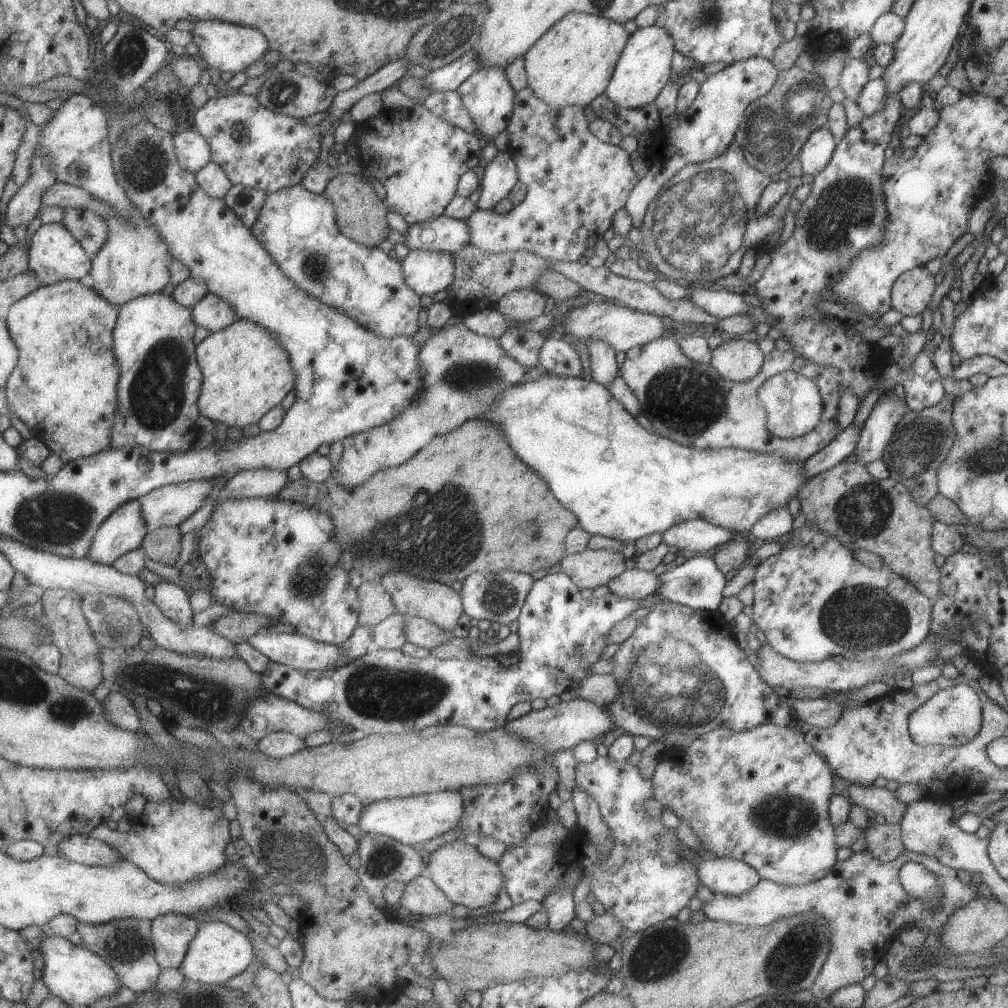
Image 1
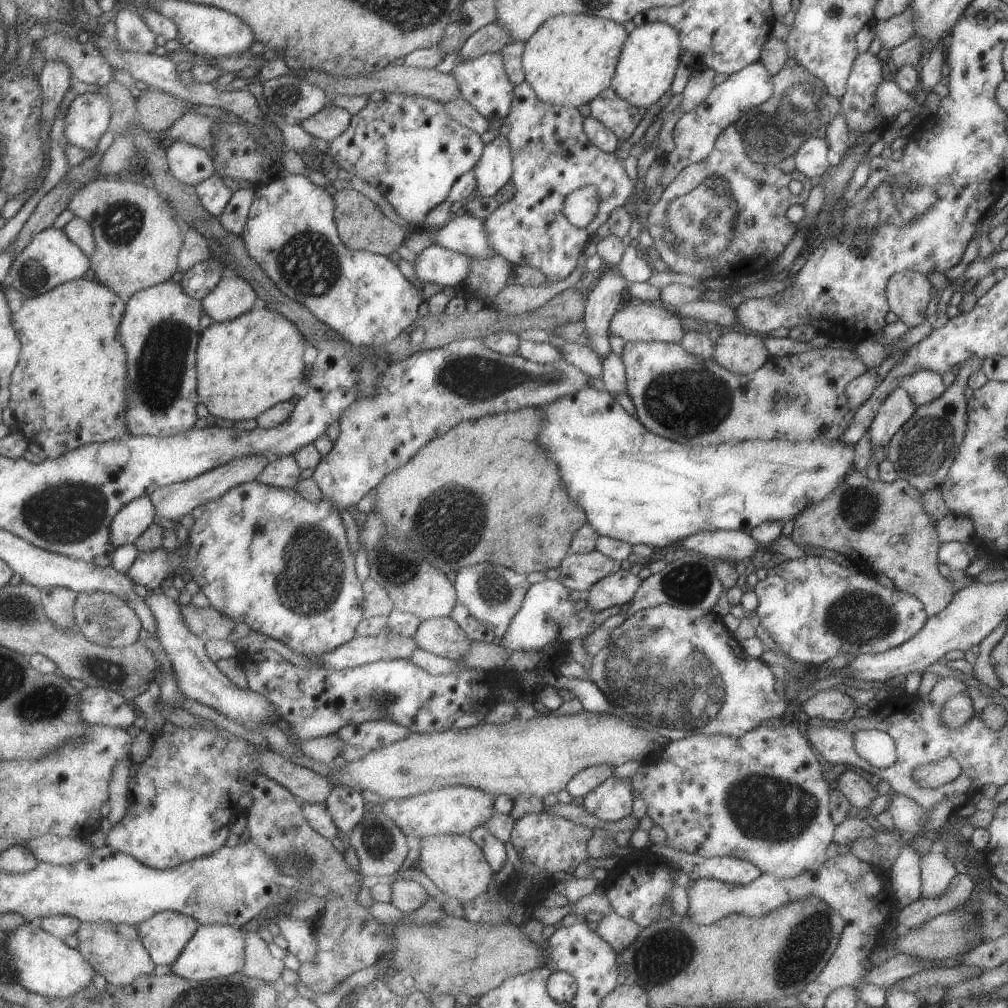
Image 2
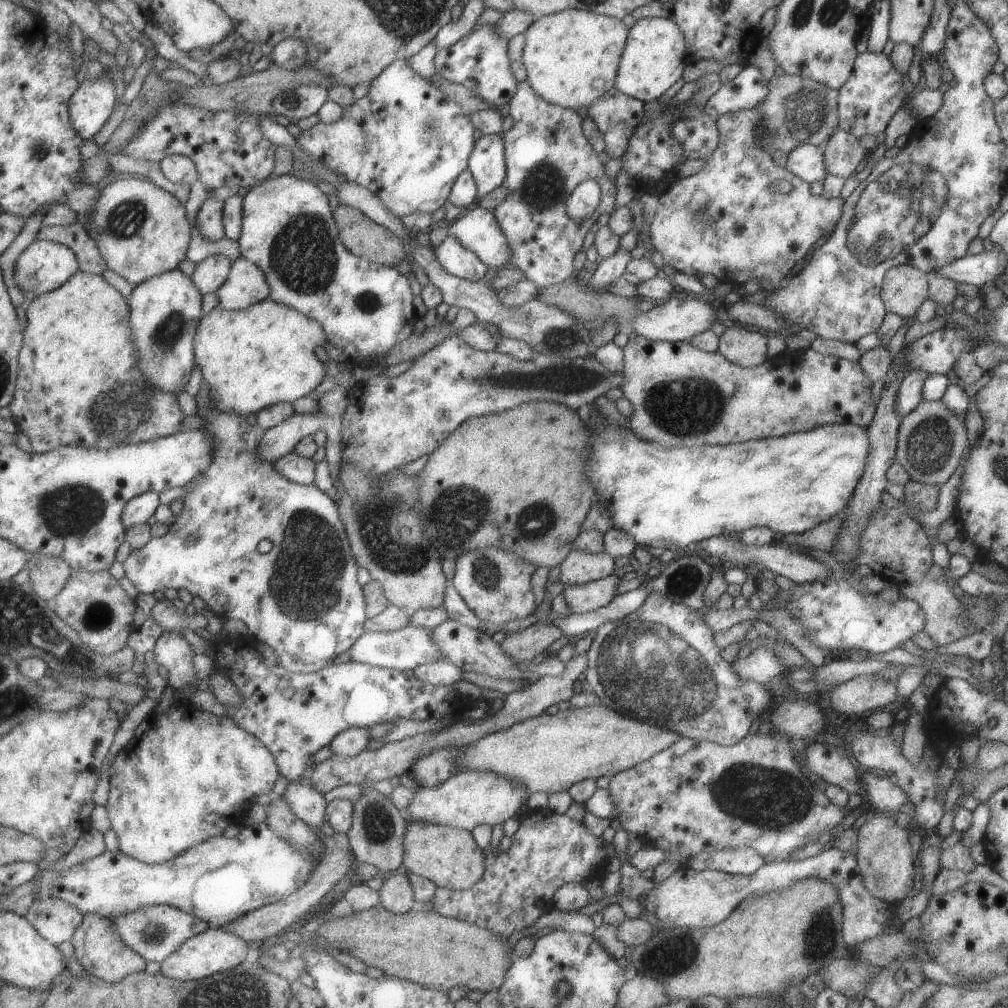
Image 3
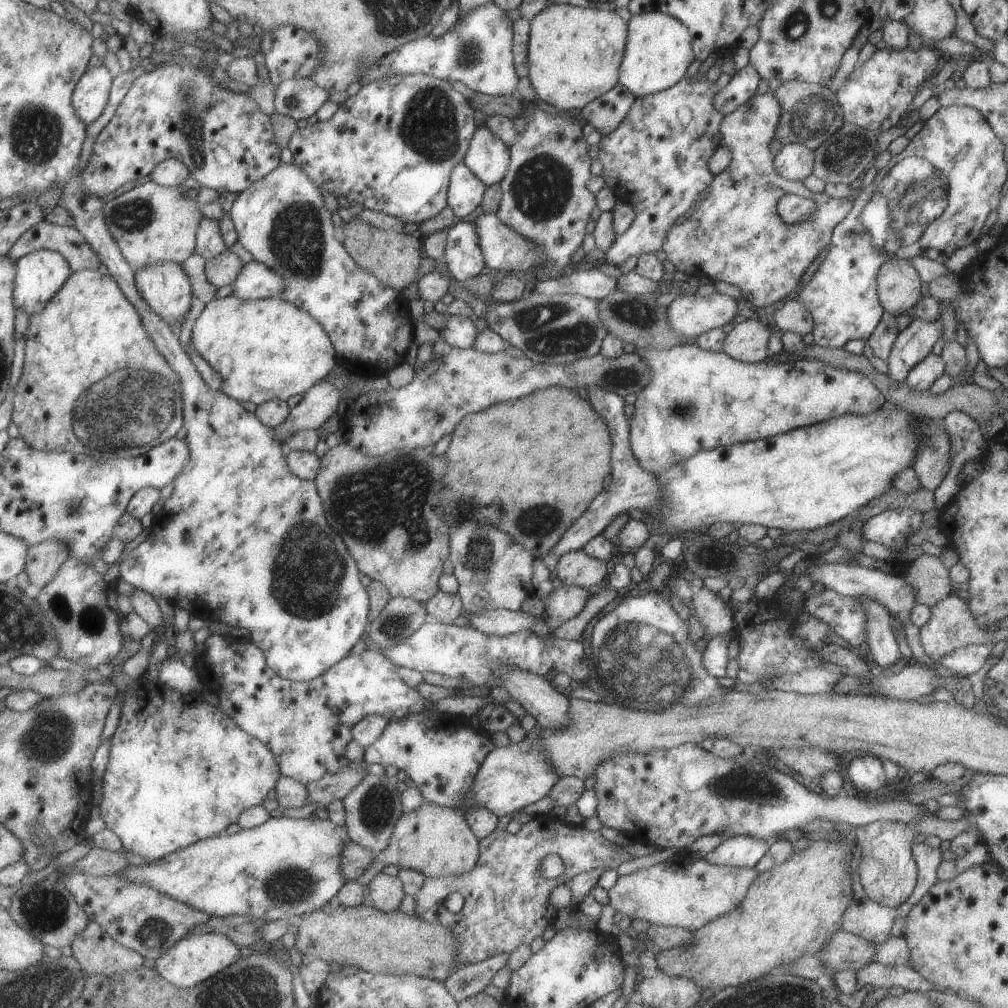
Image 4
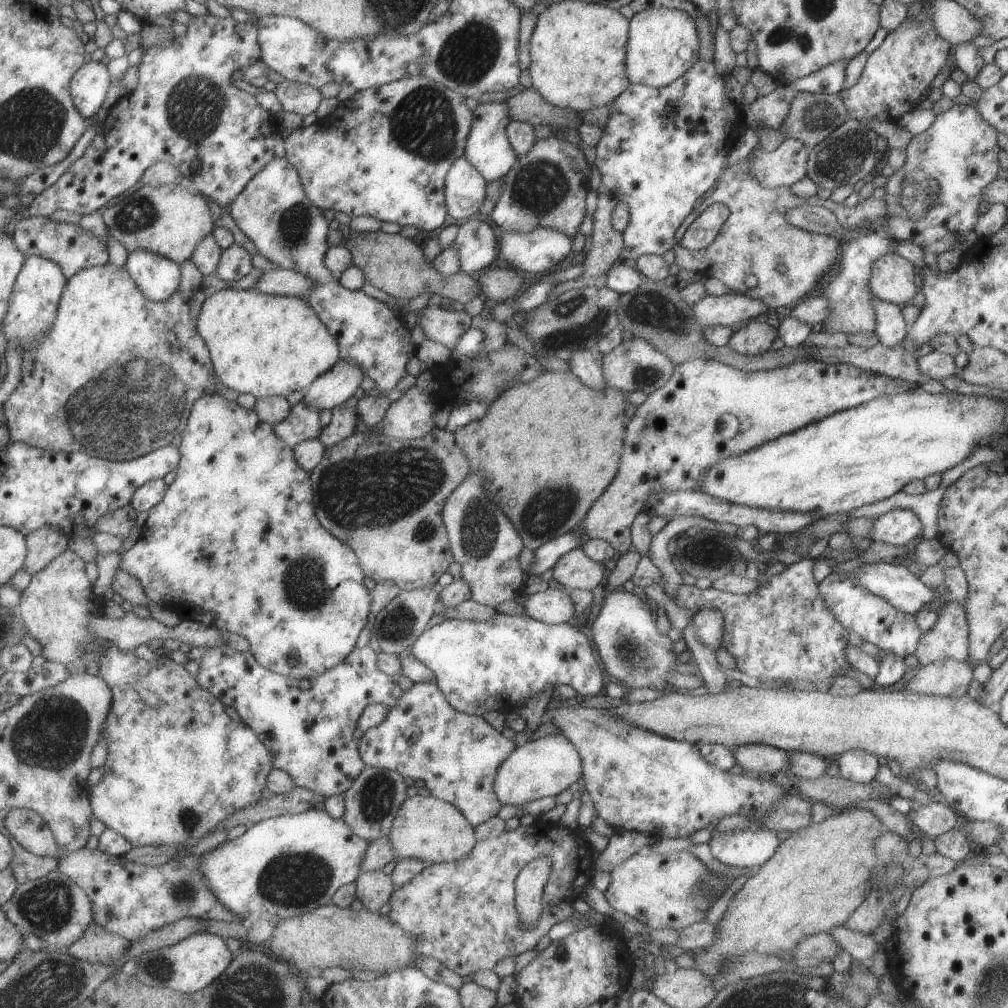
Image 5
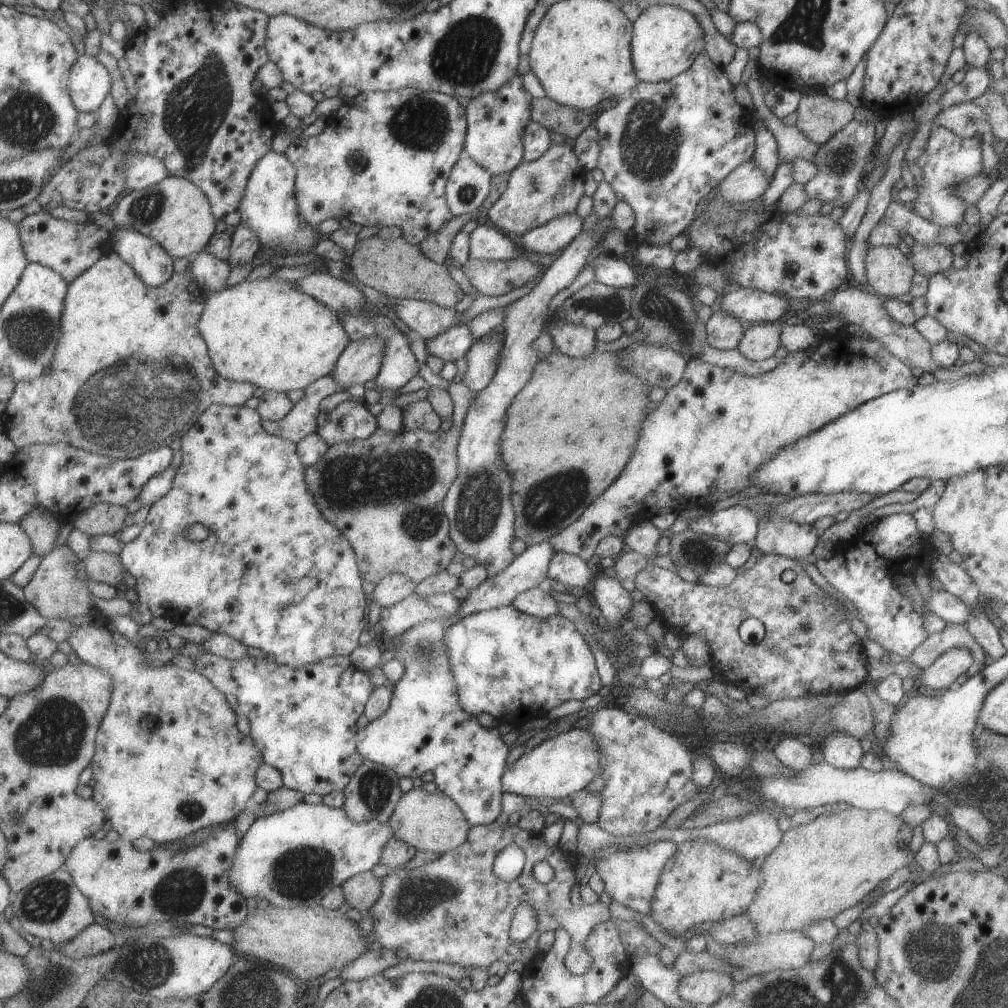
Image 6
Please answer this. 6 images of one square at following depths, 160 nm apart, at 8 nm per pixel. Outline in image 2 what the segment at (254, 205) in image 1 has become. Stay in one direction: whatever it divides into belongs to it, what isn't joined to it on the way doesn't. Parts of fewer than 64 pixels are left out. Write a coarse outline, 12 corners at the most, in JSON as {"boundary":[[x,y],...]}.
{"boundary":[[255,188],[235,191],[216,220],[237,236],[249,222]]}

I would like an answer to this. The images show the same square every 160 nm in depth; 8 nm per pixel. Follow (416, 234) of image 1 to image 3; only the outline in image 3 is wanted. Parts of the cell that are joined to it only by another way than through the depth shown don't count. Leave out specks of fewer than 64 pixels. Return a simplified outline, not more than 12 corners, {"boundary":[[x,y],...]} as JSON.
{"boundary":[[482,207],[447,224],[447,236],[486,267],[508,266],[509,247]]}

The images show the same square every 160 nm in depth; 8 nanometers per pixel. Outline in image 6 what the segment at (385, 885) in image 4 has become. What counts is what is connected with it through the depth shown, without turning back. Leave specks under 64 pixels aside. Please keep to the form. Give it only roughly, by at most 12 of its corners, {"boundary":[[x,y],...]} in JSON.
{"boundary":[[371,870],[342,885],[347,906],[360,914],[381,892]]}

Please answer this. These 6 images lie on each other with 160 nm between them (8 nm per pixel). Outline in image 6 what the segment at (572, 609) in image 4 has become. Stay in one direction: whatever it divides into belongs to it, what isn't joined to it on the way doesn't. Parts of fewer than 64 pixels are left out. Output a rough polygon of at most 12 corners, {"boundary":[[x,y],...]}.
{"boundary":[[534,587],[517,594],[510,606],[543,620],[559,615],[545,589]]}

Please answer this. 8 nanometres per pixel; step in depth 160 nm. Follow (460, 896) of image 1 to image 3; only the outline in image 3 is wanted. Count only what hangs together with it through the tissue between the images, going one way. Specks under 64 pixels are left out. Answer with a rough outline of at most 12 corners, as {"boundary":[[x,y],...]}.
{"boundary":[[411,820],[401,872],[471,888],[485,857],[467,830]]}

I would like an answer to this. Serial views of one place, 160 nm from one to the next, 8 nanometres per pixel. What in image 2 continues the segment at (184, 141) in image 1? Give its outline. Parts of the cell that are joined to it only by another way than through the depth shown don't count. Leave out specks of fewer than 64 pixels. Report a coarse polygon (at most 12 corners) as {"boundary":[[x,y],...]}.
{"boundary":[[175,141],[171,172],[196,187],[218,172],[202,148]]}

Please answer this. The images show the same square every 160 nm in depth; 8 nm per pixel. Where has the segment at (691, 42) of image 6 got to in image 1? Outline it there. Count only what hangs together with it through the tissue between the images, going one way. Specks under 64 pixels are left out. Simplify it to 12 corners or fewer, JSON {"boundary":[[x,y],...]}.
{"boundary":[[628,35],[604,93],[628,109],[653,102],[671,73],[672,36]]}

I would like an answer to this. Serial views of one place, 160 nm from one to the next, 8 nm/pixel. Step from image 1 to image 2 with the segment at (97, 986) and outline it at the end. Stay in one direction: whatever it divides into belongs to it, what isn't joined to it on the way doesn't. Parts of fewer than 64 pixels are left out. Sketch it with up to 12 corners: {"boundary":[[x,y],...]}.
{"boundary":[[30,920],[2,944],[6,980],[49,1000],[77,994],[97,974]]}

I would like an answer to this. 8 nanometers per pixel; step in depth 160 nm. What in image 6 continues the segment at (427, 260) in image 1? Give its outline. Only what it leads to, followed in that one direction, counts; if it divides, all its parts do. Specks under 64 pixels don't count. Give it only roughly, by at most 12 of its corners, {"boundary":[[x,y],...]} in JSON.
{"boundary":[[477,224],[468,257],[505,261],[524,256],[515,238]]}

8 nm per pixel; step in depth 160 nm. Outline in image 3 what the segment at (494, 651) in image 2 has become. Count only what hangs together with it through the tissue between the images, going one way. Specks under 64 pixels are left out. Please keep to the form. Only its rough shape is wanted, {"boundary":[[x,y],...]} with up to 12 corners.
{"boundary":[[539,620],[499,648],[515,661],[544,655],[562,633]]}

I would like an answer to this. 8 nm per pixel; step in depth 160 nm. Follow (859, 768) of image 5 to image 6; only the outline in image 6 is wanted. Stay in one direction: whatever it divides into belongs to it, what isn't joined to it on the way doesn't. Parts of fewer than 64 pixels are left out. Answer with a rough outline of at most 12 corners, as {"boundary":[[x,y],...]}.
{"boundary":[[831,732],[818,744],[824,760],[837,769],[859,768],[860,742]]}

